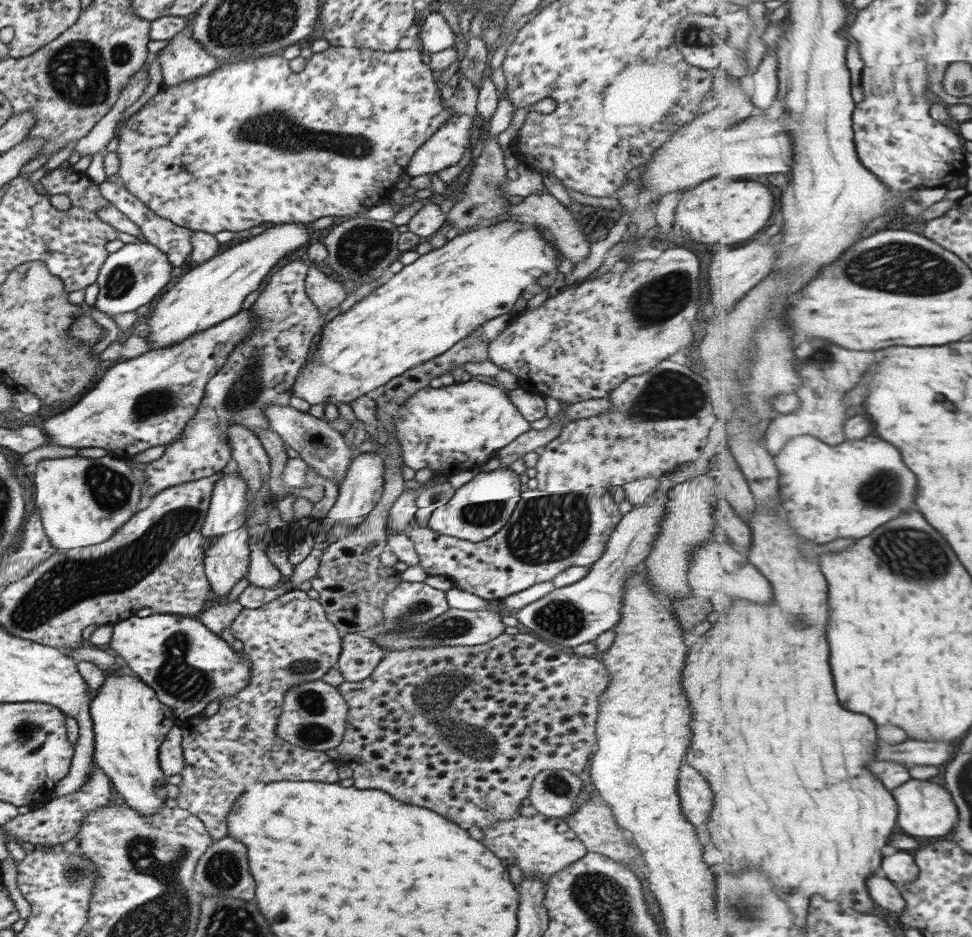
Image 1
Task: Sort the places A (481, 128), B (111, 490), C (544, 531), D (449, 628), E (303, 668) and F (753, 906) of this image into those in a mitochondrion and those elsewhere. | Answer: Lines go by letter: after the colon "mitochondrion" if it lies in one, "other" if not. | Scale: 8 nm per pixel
A: other
B: mitochondrion
C: mitochondrion
D: mitochondrion
E: mitochondrion
F: mitochondrion

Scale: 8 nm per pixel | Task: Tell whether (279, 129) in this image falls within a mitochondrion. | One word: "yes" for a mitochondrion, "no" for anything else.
yes

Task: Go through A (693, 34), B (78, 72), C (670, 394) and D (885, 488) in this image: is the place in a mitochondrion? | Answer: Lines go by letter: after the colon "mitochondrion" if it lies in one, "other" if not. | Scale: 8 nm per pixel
A: mitochondrion
B: mitochondrion
C: mitochondrion
D: mitochondrion

